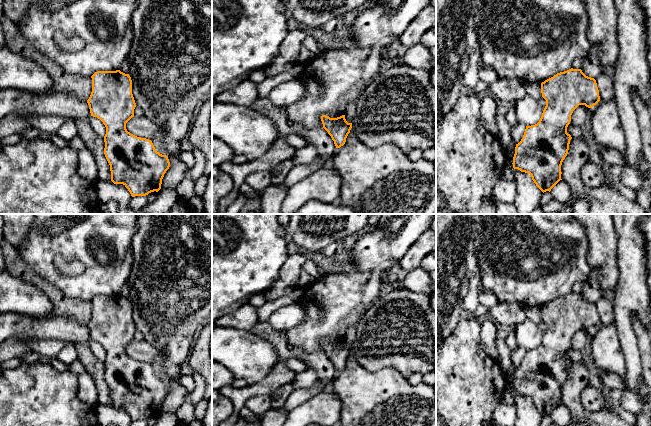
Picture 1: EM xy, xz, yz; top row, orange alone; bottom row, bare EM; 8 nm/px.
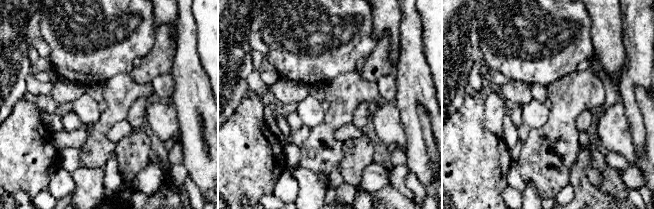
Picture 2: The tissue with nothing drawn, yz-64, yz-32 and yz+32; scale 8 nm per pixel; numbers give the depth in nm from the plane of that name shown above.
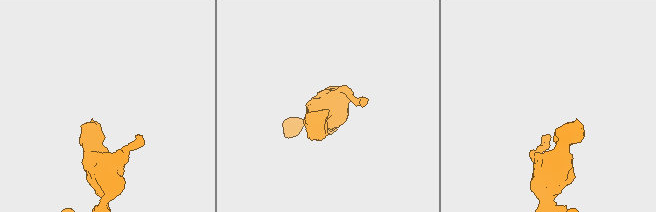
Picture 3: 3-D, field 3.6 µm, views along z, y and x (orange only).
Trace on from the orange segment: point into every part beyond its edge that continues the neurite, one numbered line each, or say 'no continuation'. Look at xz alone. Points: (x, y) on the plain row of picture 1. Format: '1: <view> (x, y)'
no continuation

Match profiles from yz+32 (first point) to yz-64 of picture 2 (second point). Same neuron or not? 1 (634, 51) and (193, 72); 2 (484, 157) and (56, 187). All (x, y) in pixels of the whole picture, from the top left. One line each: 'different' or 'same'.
1: same
2: different

